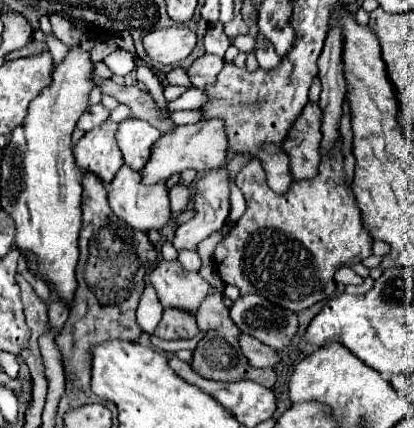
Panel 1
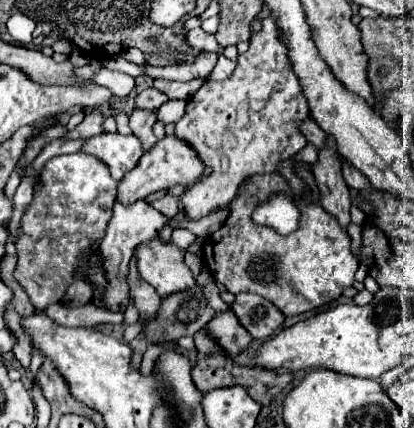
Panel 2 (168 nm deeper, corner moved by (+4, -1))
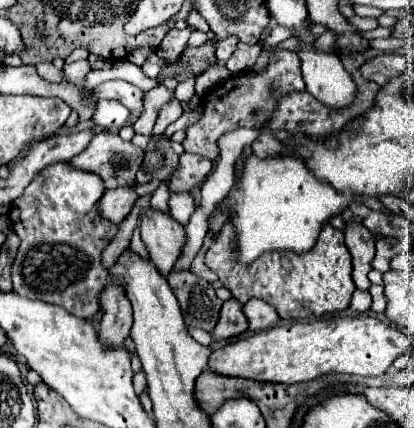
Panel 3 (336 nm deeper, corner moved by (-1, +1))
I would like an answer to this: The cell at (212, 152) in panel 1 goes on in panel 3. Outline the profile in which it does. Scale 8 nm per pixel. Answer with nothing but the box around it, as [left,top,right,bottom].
[100,185,138,223]

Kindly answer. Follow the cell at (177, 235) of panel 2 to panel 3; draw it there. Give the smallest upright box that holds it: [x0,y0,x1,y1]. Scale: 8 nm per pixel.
[170,193,194,225]

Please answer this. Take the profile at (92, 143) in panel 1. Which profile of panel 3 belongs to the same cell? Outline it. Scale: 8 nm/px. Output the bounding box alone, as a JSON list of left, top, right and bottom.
[12,161,118,319]

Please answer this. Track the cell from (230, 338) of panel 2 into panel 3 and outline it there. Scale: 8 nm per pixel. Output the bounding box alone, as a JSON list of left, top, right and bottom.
[212,299,248,341]

